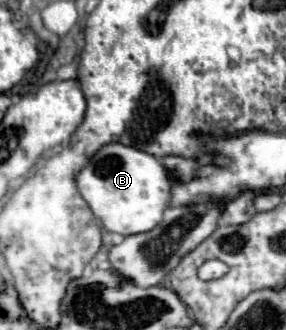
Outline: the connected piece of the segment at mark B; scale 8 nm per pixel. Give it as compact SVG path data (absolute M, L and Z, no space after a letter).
M108 144L80 172L78 190L108 232L130 236L160 224L164 210L170 206L172 180L156 156L124 144Z

